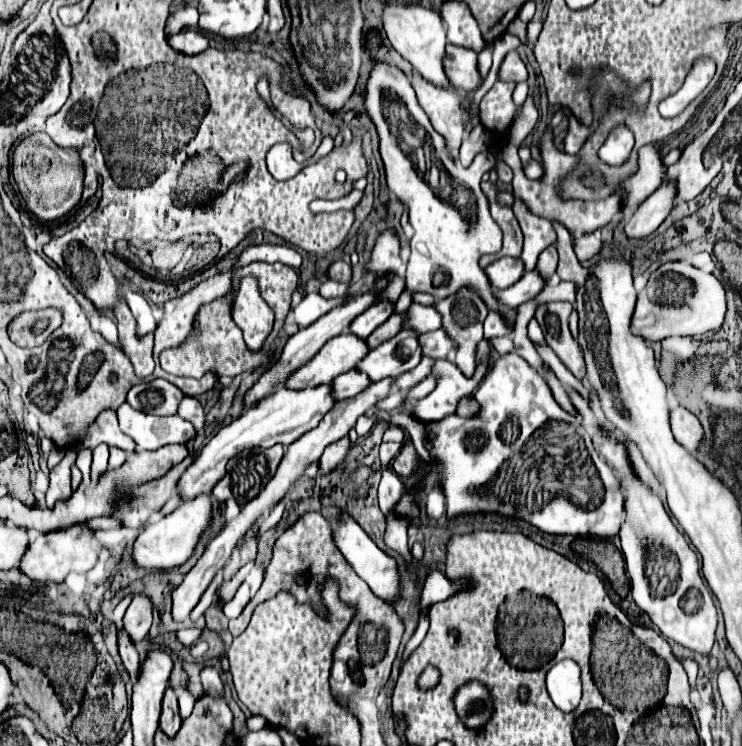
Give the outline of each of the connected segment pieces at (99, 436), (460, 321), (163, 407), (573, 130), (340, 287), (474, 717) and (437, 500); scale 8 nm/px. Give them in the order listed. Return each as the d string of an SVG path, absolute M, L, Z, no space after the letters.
M103 410L97 416L97 420L87 428L87 432L81 434L75 440L75 446L71 450L81 452L85 448L95 448L101 442L105 442L109 446L117 446L117 448L121 448L125 452L133 452L135 450L135 442L119 430L119 424L117 424L117 418L115 418L115 410Z
M465 286L461 288L457 294L453 296L447 296L443 300L435 300L433 302L433 308L441 314L443 318L443 330L447 332L447 336L457 344L457 350L455 350L455 364L463 370L465 376L471 376L473 370L475 370L475 346L477 342L483 340L483 320L489 312L487 304L481 300L481 296Z
M155 378L147 384L137 384L127 394L127 402L133 408L151 412L155 416L175 414L181 398L183 398L183 392L163 378Z
M571 114L571 116L569 116L569 132L567 132L567 138L565 138L565 152L567 152L567 154L577 154L587 136L589 136L589 128L583 126L583 124Z
M327 280L323 286L321 286L321 296L325 296L325 298L335 298L335 296L343 296L345 292L347 292L347 286L349 286L349 282L335 282L335 280Z
M479 682L465 684L463 688L459 688L455 696L455 708L459 712L459 718L469 728L481 728L491 718L491 712L493 712L491 694Z
M437 484L427 496L427 516L431 520L437 520L443 512L445 512L445 494L443 494L441 486Z

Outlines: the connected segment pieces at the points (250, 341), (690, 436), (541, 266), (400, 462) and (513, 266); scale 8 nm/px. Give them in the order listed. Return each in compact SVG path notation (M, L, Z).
M253 276L239 280L237 292L233 292L231 314L245 336L247 348L253 352L263 350L263 344L273 330L273 312L259 296L258 282Z
M679 408L679 412L671 410L669 420L671 420L671 430L673 430L675 440L681 446L685 446L689 452L695 452L701 444L701 438L703 438L703 428L701 428L699 420L683 408Z
M553 244L553 246L549 246L547 250L543 250L539 254L539 260L537 260L535 270L539 274L543 274L543 280L551 280L551 276L555 274L555 268L557 268L557 248Z
M407 438L407 440L403 442L403 446L401 446L399 456L393 460L393 470L395 470L399 476L409 478L409 476L413 476L413 474L419 470L419 466L421 466L421 460L419 460L415 448L413 448L411 438Z
M501 258L501 260L491 262L485 268L485 274L493 288L507 288L507 286L515 284L515 280L519 280L519 276L523 276L523 262L515 260L515 258Z

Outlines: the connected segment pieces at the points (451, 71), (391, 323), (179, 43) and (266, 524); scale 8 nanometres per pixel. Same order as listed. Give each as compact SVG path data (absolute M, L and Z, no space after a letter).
M447 44L443 68L445 68L445 76L457 90L469 92L469 90L477 90L481 86L481 78L477 72L477 54L467 48Z
M399 314L399 316L391 316L385 324L381 324L365 342L367 342L367 346L369 346L369 350L371 348L377 348L379 344L383 344L385 340L389 340L389 338L393 338L399 330L401 330L401 324L403 324L403 320L405 320L405 316L403 314Z
M183 30L183 32L169 37L168 43L173 50L177 50L181 54L199 54L209 46L209 38L201 32Z
M285 498L279 501L274 508L272 509L271 513L265 520L262 521L259 527L259 535L262 535L267 530L276 526L283 517L285 510Z

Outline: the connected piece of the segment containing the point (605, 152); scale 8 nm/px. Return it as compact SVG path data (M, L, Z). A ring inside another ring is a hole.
M619 126L619 128L613 128L609 132L609 136L605 138L601 150L599 150L599 158L611 166L619 166L623 164L629 154L631 154L631 148L633 148L633 134L631 130Z

